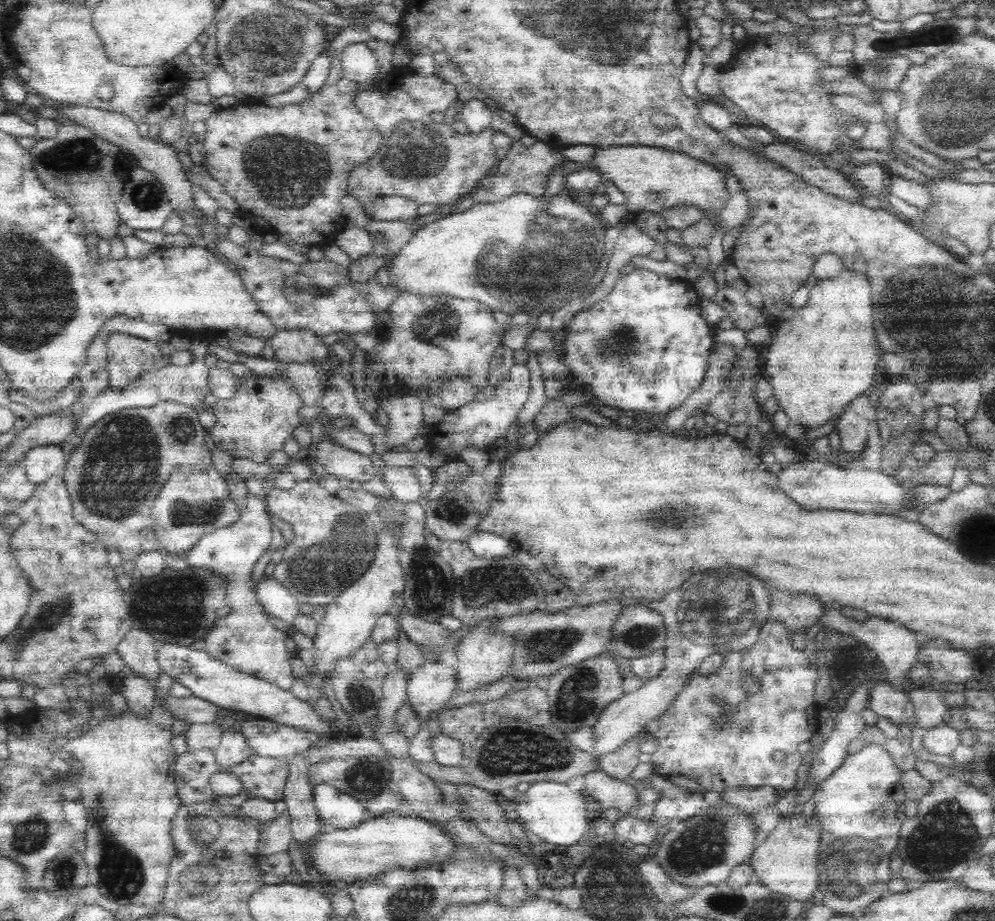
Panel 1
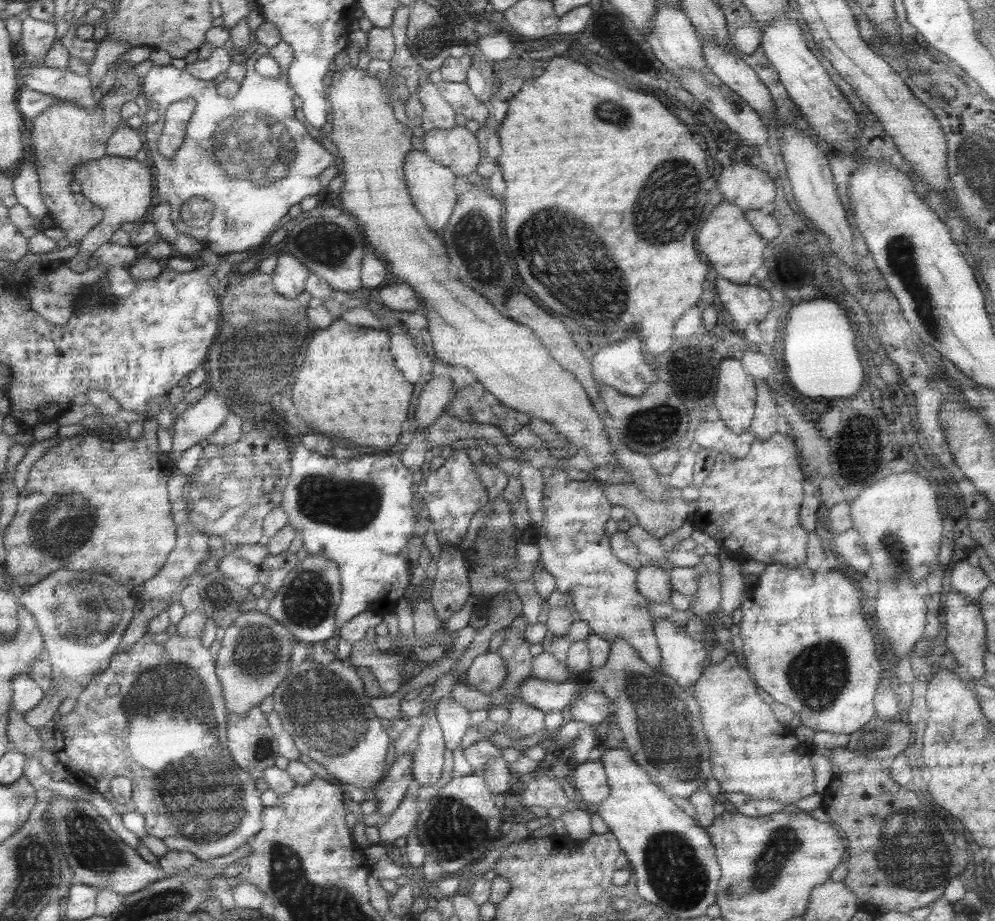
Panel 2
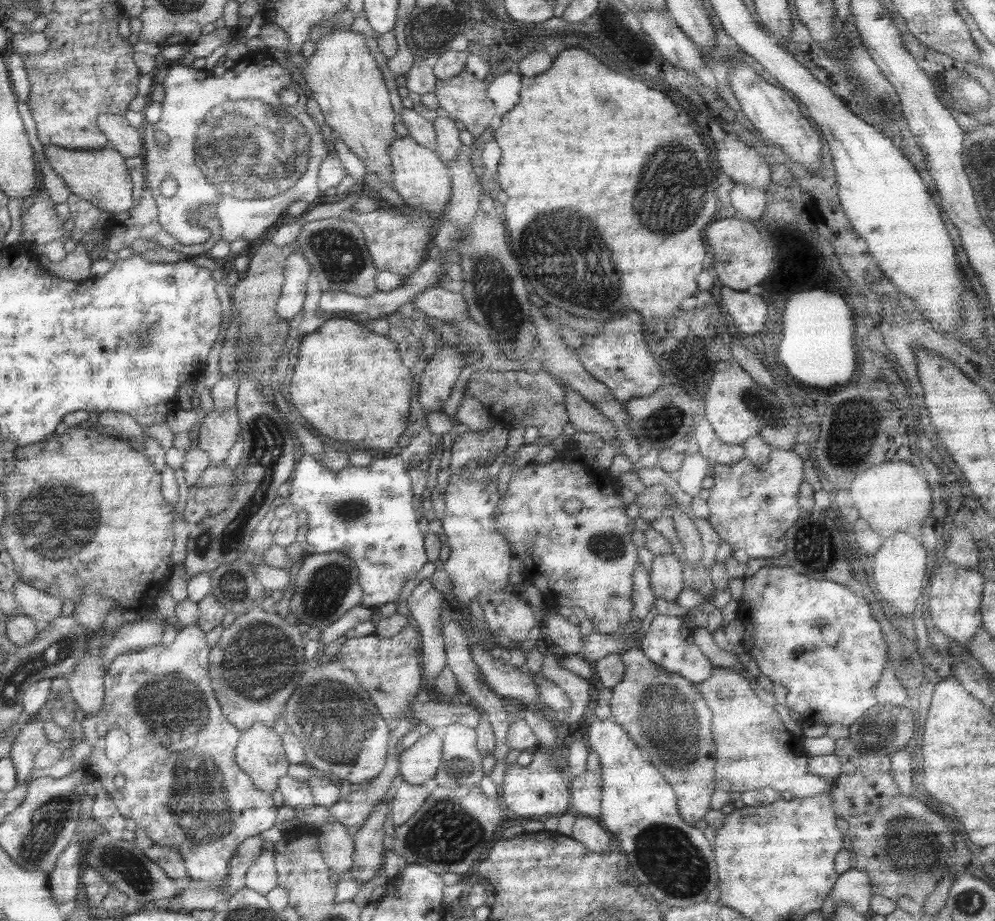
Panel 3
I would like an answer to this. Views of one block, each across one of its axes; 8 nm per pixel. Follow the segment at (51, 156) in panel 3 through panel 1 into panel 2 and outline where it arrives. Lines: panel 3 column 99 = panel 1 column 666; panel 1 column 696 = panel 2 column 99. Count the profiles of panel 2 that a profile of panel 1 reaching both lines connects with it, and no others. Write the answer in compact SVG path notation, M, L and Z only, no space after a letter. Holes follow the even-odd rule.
M103 156L99 160L89 160L81 166L75 168L73 172L75 182L79 182L81 186L81 194L97 208L101 208L103 218L101 222L91 228L89 234L83 236L83 240L79 242L79 252L75 254L75 258L67 260L65 266L75 272L75 274L83 274L89 270L87 262L91 260L93 252L101 246L107 244L109 238L121 228L123 222L135 222L135 220L143 220L143 214L149 212L151 208L151 166L143 164L143 162L135 162L127 160L127 158L119 158L119 156Z

